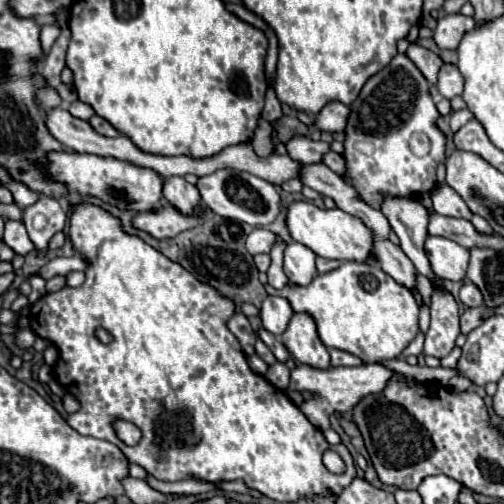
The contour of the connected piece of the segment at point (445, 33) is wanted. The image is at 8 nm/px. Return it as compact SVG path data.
M446 14L442 18L436 20L436 28L434 28L434 42L438 44L438 48L448 48L448 50L456 50L462 34L466 34L466 30L472 30L476 26L476 20L464 14Z

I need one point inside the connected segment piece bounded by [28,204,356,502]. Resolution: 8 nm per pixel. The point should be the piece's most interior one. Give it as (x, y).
(174, 369)

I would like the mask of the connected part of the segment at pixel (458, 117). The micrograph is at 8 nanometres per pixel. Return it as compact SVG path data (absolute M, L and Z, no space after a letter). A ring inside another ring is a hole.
M464 108L464 110L458 110L458 112L452 112L450 114L450 128L452 128L452 132L456 132L460 126L464 126L468 120L472 120L474 118L474 114L468 110L468 108Z

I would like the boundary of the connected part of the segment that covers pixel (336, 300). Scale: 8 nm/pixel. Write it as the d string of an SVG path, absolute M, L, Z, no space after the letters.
M342 262L336 270L326 274L318 274L310 286L290 286L286 284L282 290L274 290L266 286L272 296L282 296L290 302L294 312L310 314L316 322L318 336L324 346L338 348L358 356L362 362L378 362L386 358L398 358L410 340L420 332L418 330L418 302L410 290L398 286L394 278L390 278L380 266L370 266L362 262Z

